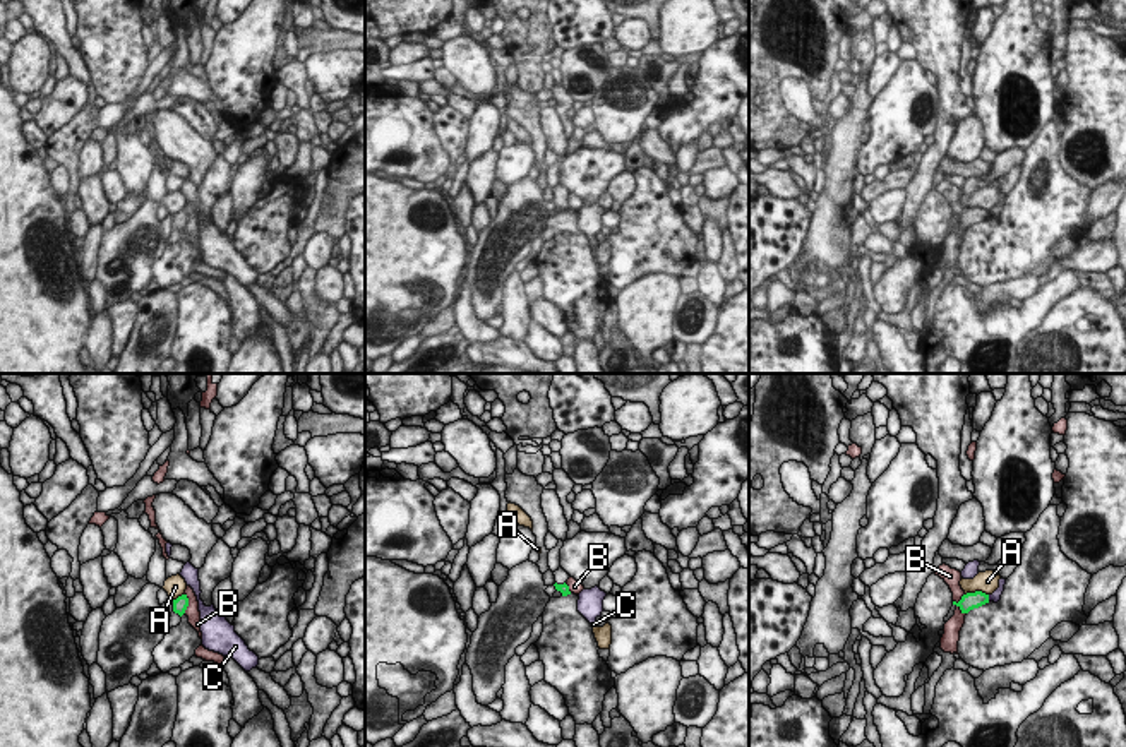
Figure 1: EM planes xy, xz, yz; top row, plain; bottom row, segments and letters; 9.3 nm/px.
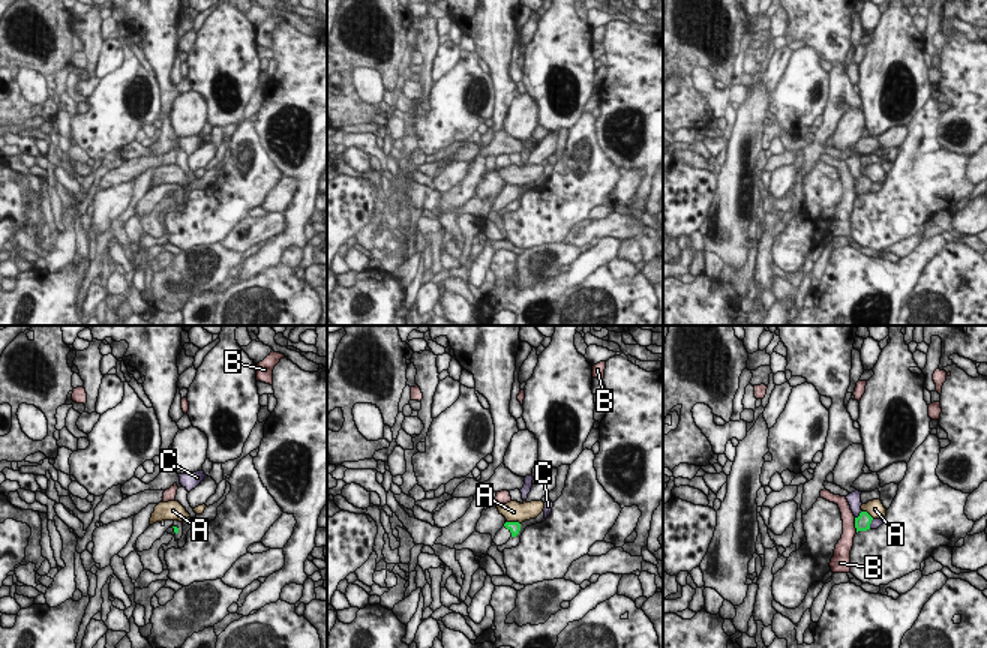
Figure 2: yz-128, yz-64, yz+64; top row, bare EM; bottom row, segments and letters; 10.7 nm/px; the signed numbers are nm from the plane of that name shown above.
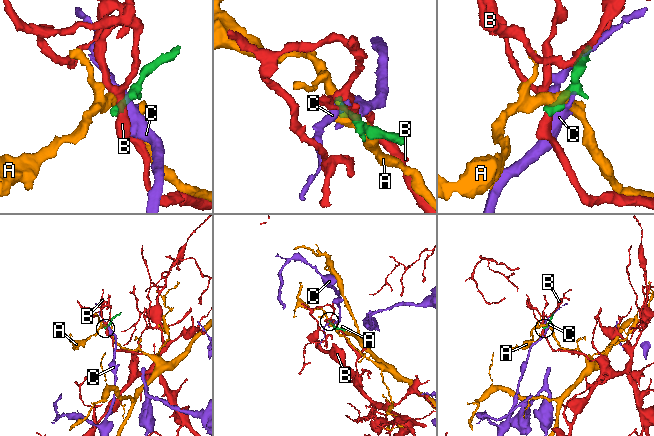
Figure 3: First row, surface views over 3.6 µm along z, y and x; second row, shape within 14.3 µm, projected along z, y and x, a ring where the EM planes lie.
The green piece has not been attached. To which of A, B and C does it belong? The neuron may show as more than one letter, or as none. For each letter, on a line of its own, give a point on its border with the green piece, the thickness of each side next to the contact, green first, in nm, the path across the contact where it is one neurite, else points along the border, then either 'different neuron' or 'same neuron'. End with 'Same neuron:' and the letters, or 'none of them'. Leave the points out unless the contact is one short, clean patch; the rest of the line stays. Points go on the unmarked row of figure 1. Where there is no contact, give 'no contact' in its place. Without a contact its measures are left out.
A: yz (976, 208) | 160/200 nm | along yz (988, 209), (976, 208), (965, 211) | different neuron
B: yz (957, 220) | 160/160 nm | along yz (964, 209), (957, 220), (962, 230) | different neuron
C: yz (988, 215) | 160/90 nm | along yz (988, 211), (989, 216) | different neuron
Same neuron: none of them

